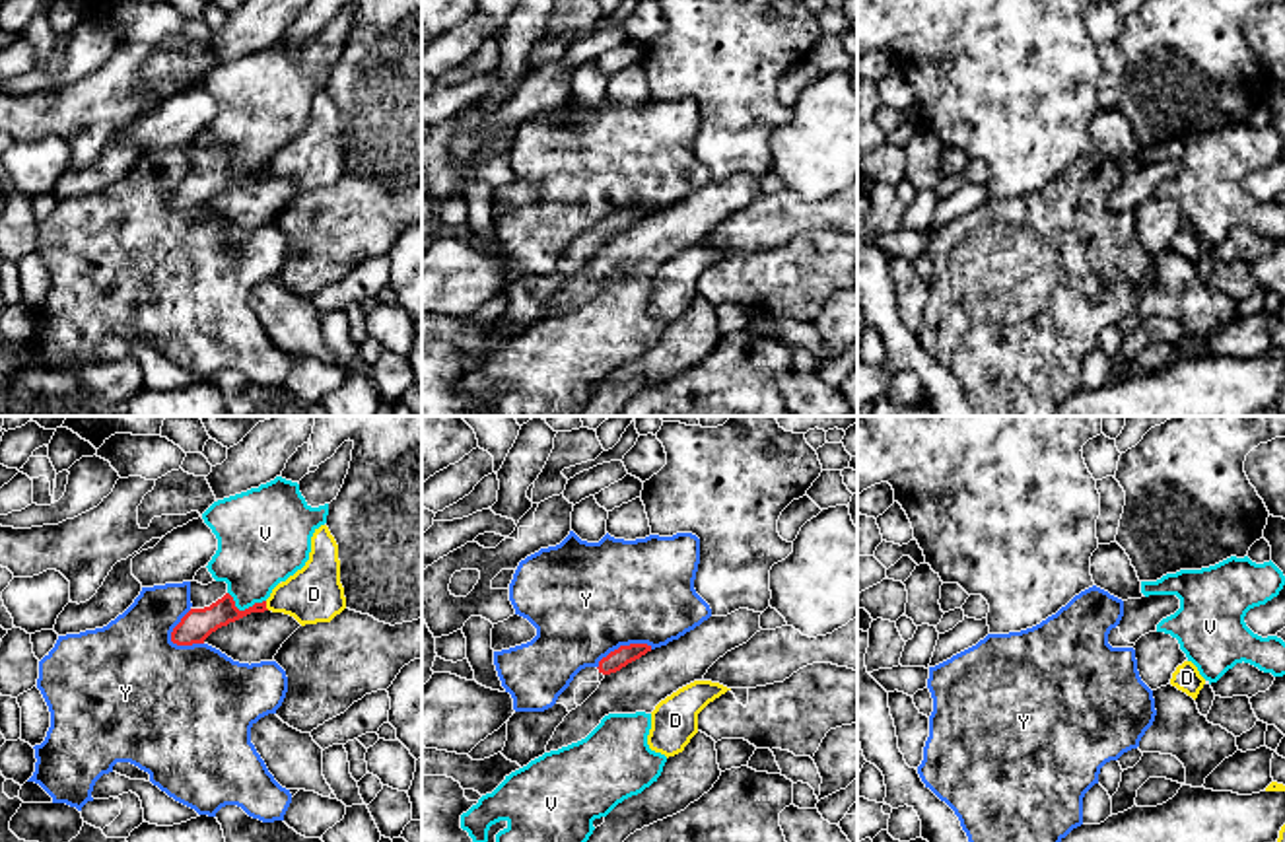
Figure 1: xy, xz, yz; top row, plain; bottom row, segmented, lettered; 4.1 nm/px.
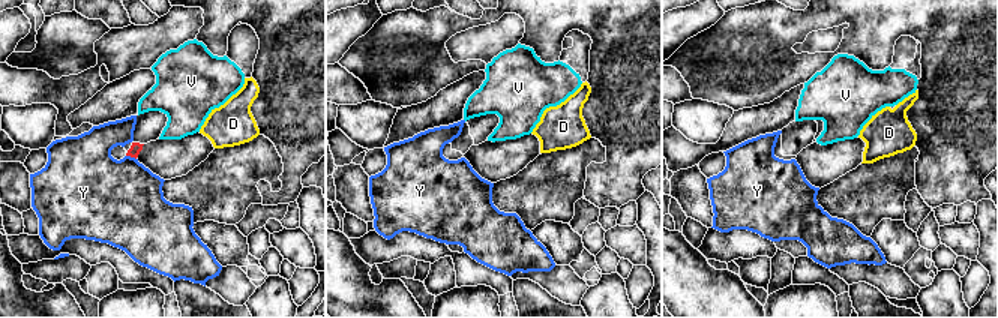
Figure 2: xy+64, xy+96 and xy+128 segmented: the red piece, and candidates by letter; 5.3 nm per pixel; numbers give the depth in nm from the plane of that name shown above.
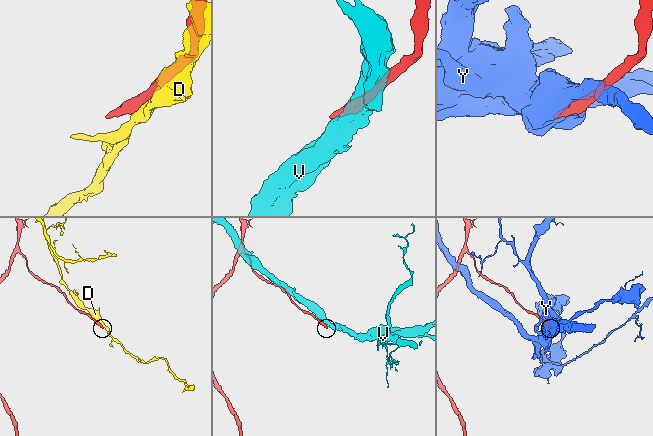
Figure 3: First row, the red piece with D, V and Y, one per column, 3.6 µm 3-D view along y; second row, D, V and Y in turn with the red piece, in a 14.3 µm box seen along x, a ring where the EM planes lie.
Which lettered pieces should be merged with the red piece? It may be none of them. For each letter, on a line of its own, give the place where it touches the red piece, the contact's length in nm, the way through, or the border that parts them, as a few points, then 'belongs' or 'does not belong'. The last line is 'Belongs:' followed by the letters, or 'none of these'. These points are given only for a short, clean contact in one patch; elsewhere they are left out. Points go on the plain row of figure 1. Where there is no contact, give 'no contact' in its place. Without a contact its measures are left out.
D: xy (265, 170) | 40 nm | does not belong
V: xy (245, 174) | 170 nm | does not belong
Y: xy (173, 193) | 170 nm | does not belong
Belongs: none of these

